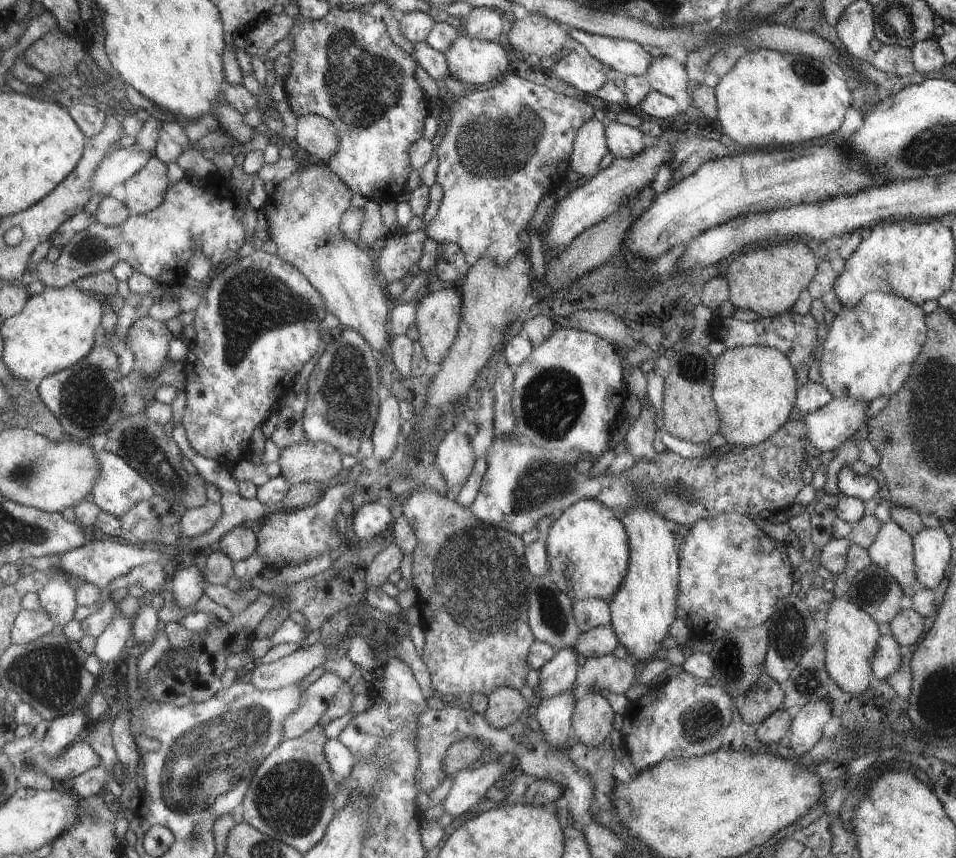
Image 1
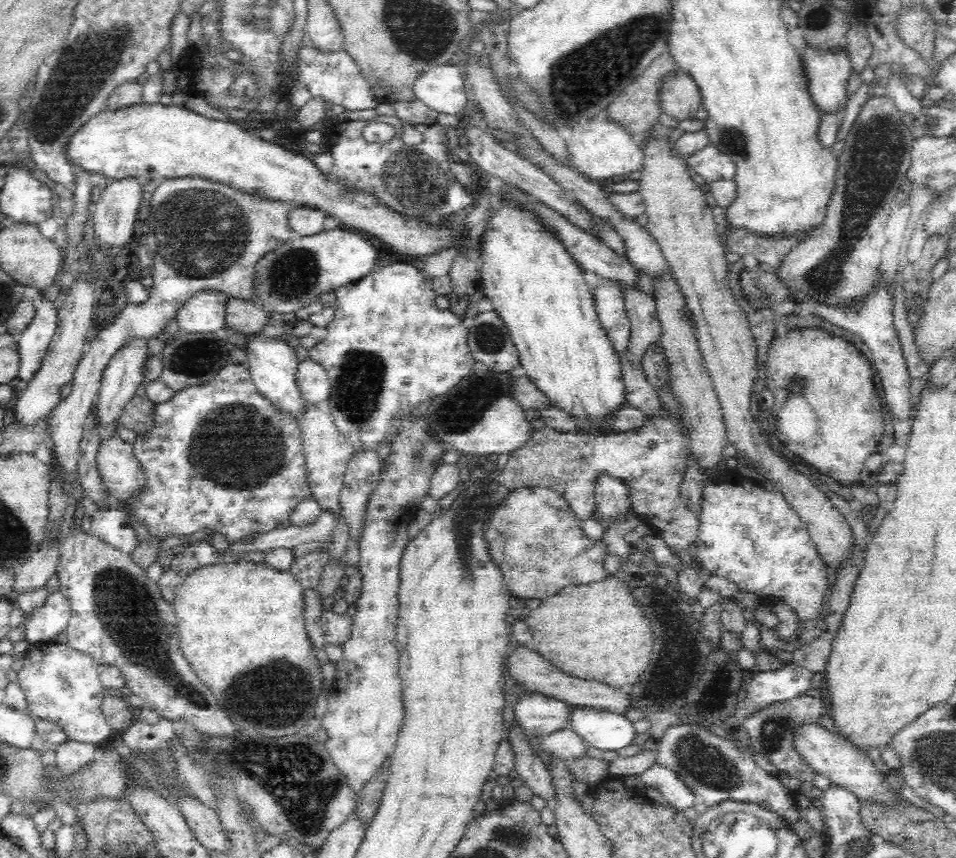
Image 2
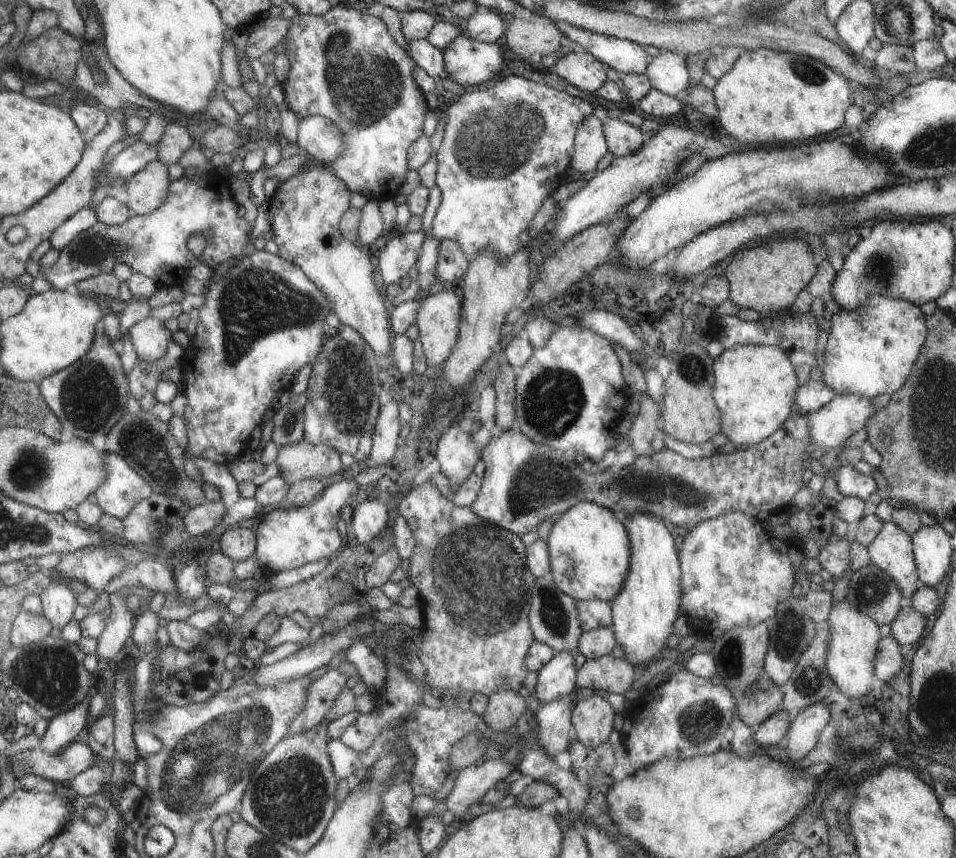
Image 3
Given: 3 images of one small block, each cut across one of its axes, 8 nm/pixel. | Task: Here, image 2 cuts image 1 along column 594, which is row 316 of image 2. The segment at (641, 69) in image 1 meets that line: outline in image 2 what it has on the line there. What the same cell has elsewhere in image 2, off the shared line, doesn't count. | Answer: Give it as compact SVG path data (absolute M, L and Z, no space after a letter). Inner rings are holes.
M42 300L31 324L18 340L20 366L17 378L25 384L38 372L43 358L50 350L50 344L58 332L58 312L55 302Z

